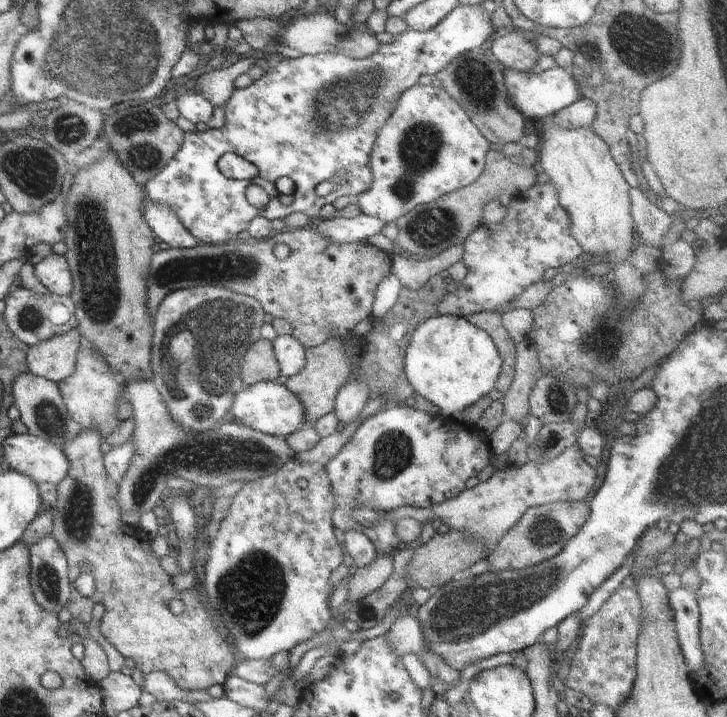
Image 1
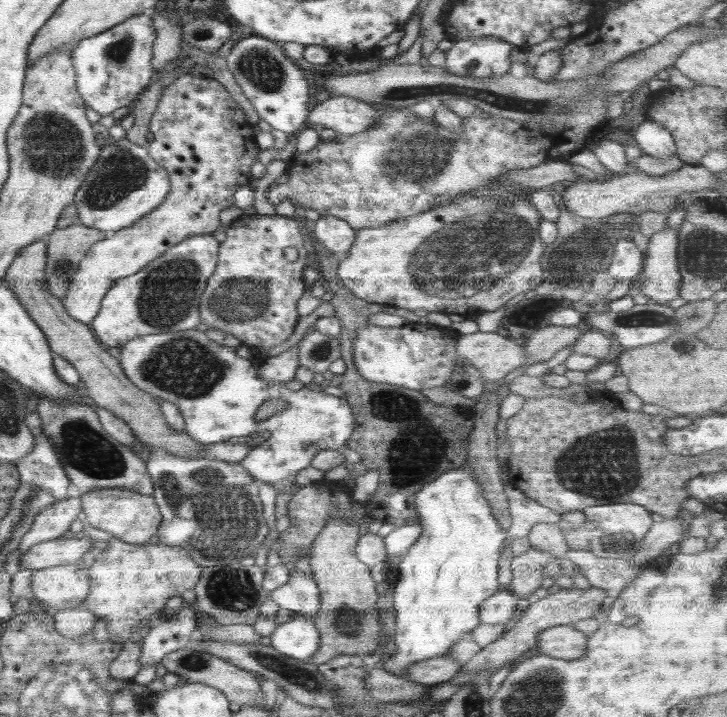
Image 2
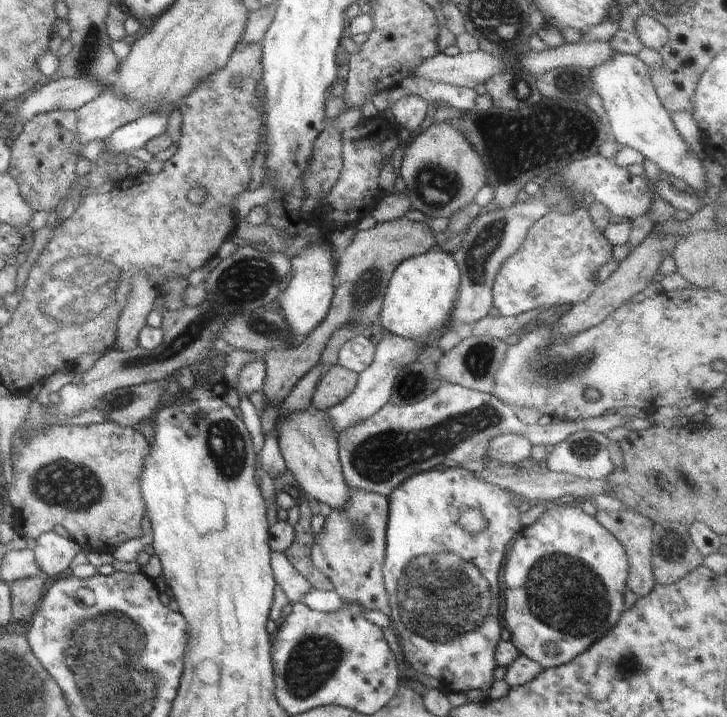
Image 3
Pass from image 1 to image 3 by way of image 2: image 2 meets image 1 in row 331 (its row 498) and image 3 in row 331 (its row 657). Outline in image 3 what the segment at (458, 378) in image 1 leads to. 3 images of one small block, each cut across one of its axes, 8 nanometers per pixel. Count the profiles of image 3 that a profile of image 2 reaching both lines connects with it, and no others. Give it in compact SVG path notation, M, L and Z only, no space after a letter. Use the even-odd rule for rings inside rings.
M439 248L402 262L390 278L383 299L381 329L392 335L424 341L439 328L444 329L455 310L459 289L460 272L451 253Z

